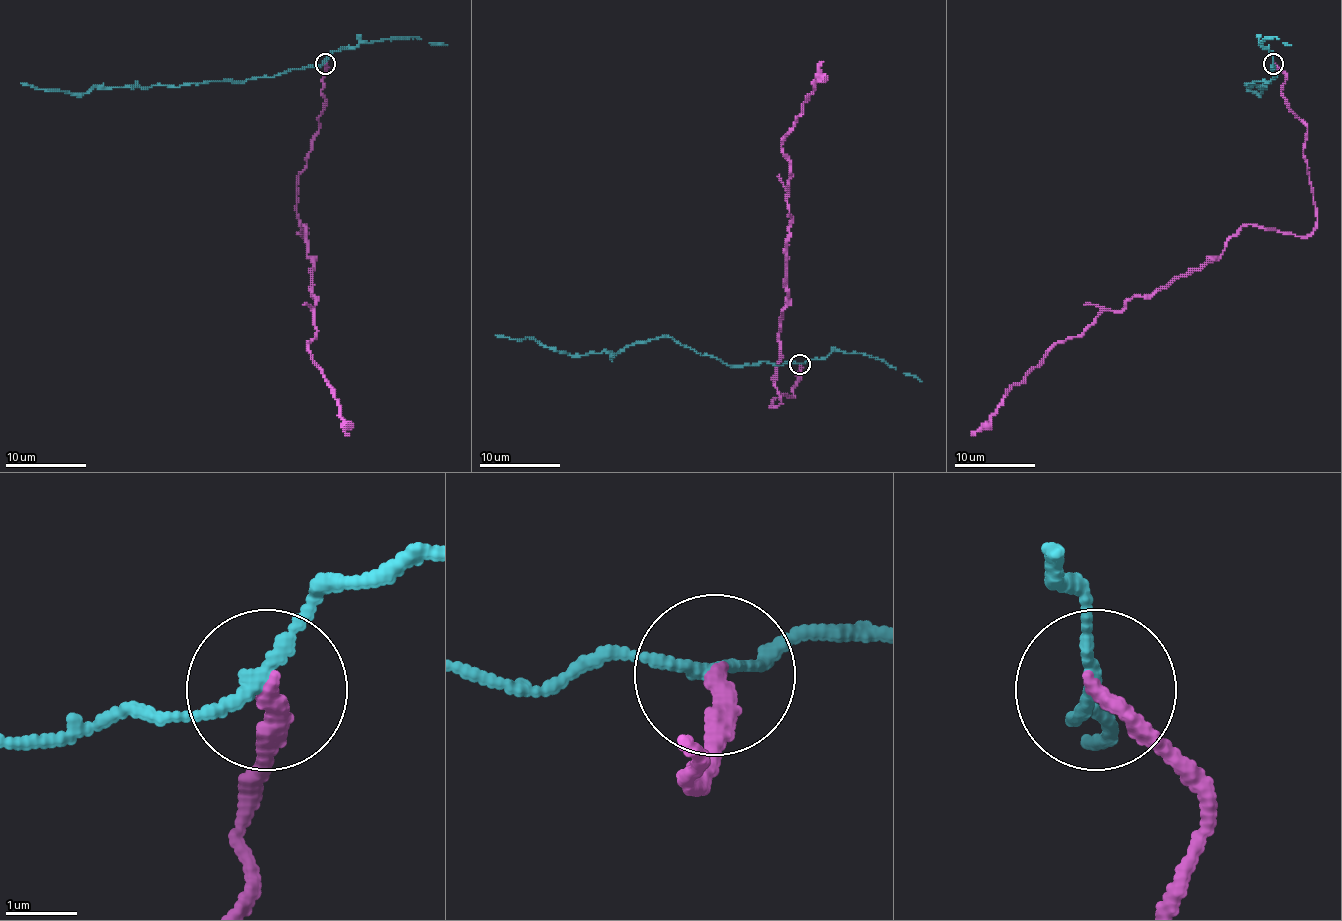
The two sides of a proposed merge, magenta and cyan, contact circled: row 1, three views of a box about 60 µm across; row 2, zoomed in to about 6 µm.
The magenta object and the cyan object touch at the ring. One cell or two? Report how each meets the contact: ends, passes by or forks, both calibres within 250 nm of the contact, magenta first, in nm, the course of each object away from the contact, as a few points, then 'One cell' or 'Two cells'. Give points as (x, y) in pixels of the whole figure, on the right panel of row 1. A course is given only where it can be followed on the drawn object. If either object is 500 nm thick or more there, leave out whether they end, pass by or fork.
At the ring magenta ends. At the ring cyan passes by. Thickness 280 nm (magenta) against 170 nm. Course of magenta: (1273, 63), (1307, 127), (1317, 226), (1301, 236), (1245, 224), (1220, 254), (1055, 345), (971, 435). Course of cyan: (1273, 63), (1275, 77), (1247, 83), (1265, 87), (1261, 93), (1247, 91), (1245, 83). Two cells

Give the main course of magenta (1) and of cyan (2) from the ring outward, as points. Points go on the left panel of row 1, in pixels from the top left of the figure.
1: (325, 63), (325, 107), (298, 176), (296, 216), (312, 268), (316, 335), (306, 345), (349, 435)
2: (325, 63), (244, 81), (93, 87), (85, 93), (35, 89), (21, 83)

